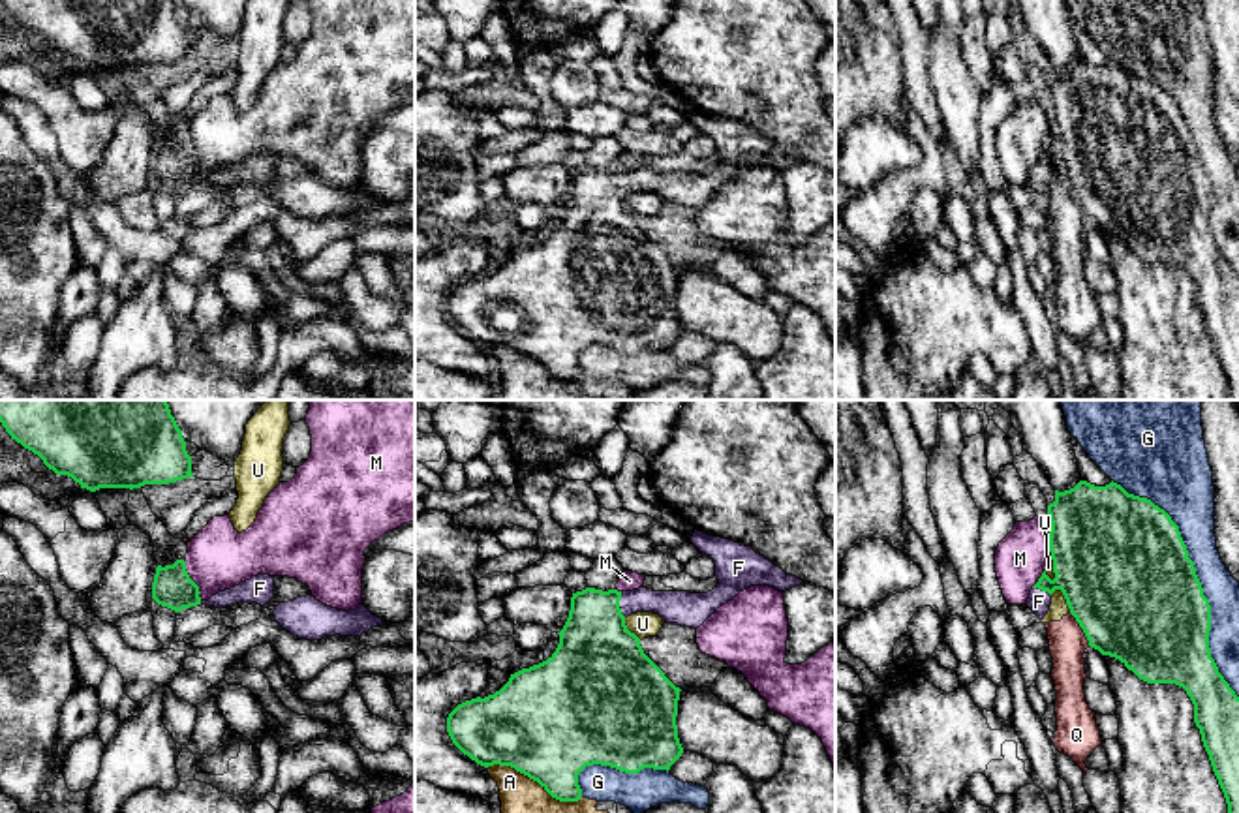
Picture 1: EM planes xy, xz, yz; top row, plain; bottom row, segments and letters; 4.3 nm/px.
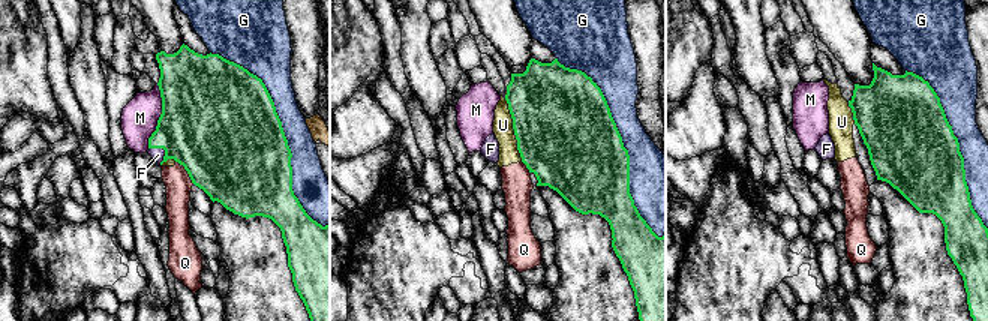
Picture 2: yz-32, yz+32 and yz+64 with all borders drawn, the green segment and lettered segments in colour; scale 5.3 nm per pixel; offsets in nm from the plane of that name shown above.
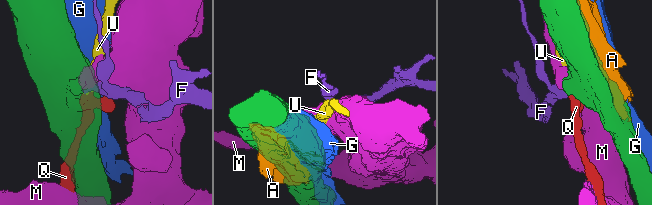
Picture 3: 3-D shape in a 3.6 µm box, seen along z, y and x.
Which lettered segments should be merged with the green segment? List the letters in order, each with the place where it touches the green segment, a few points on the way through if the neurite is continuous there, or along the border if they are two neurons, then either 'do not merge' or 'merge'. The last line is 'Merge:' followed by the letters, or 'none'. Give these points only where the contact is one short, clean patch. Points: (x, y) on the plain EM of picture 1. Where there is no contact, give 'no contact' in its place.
A: meets green in xz at (534, 359); do not merge
F: meets green in xz at (618, 184); runs through xz (597, 239), (597, 205), (618, 184), (667, 183), (674, 186); merge
G: meets green in yz at (1198, 158); do not merge
M: meets green in xy at (192, 160); do not merge
Q: meets green in yz at (1082, 207); border along yz (1070, 192), (1089, 224); do not merge
U: meets green in yz at (1065, 177); border along yz (1055, 168), (1061, 171), (1070, 192); do not merge
Merge: F

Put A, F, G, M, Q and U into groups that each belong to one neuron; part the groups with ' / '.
A / F / G / M / Q U

